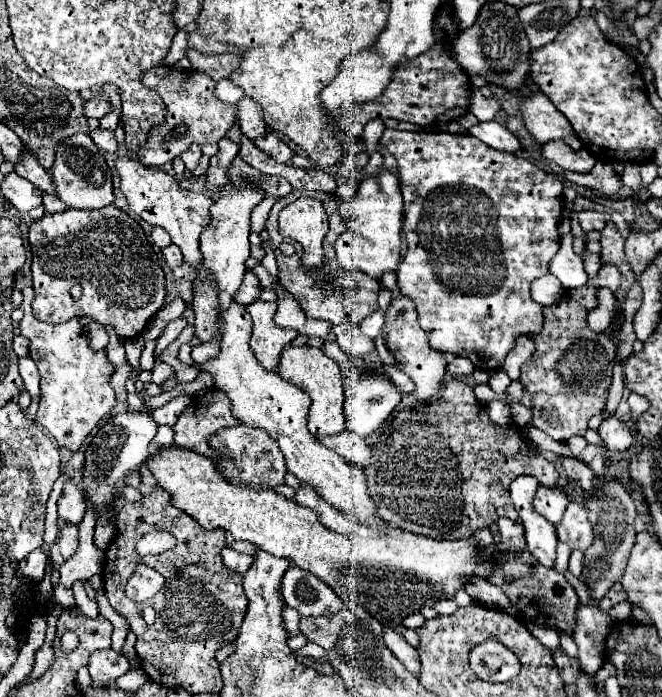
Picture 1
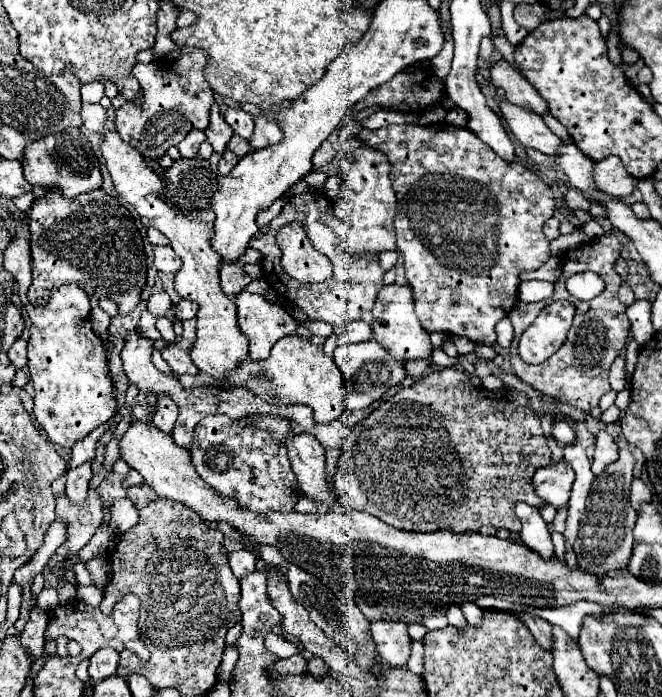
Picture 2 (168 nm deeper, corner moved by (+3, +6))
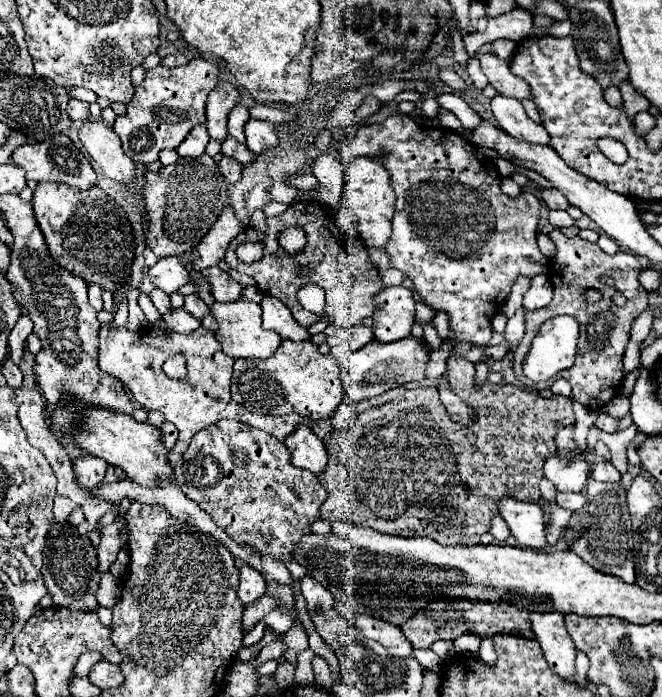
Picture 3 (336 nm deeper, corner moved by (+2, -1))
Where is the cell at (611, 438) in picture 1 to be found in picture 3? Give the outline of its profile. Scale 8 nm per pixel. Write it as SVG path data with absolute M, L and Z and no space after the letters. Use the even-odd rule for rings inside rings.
M599 462L593 466L591 470L591 478L599 480L599 482L609 482L609 484L619 484L621 474L613 468L611 462Z

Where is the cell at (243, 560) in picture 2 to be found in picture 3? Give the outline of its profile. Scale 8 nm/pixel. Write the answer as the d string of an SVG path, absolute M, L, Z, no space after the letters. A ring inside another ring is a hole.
M243 566L239 570L239 588L237 588L237 598L249 606L253 604L255 600L259 600L265 592L267 592L267 584L265 584L265 578L255 570L255 568L249 568L249 566Z

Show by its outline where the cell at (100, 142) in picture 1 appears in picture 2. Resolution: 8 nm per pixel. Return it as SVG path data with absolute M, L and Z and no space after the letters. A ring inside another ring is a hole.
M82 105L82 121L88 131L104 133L106 131L106 109L102 105Z

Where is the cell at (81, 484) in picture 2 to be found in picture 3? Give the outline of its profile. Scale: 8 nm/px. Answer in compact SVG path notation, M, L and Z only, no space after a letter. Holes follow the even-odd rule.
M79 456L73 462L73 470L75 470L77 484L81 488L95 488L103 482L107 464L105 464L105 460L95 458L95 456Z

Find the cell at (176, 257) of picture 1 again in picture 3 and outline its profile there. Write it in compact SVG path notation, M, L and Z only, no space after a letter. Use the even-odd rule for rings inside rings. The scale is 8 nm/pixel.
M179 256L161 258L153 268L149 268L147 274L149 274L149 280L153 282L153 286L161 288L167 294L177 292L181 286L185 286L189 282L189 272L181 264Z

